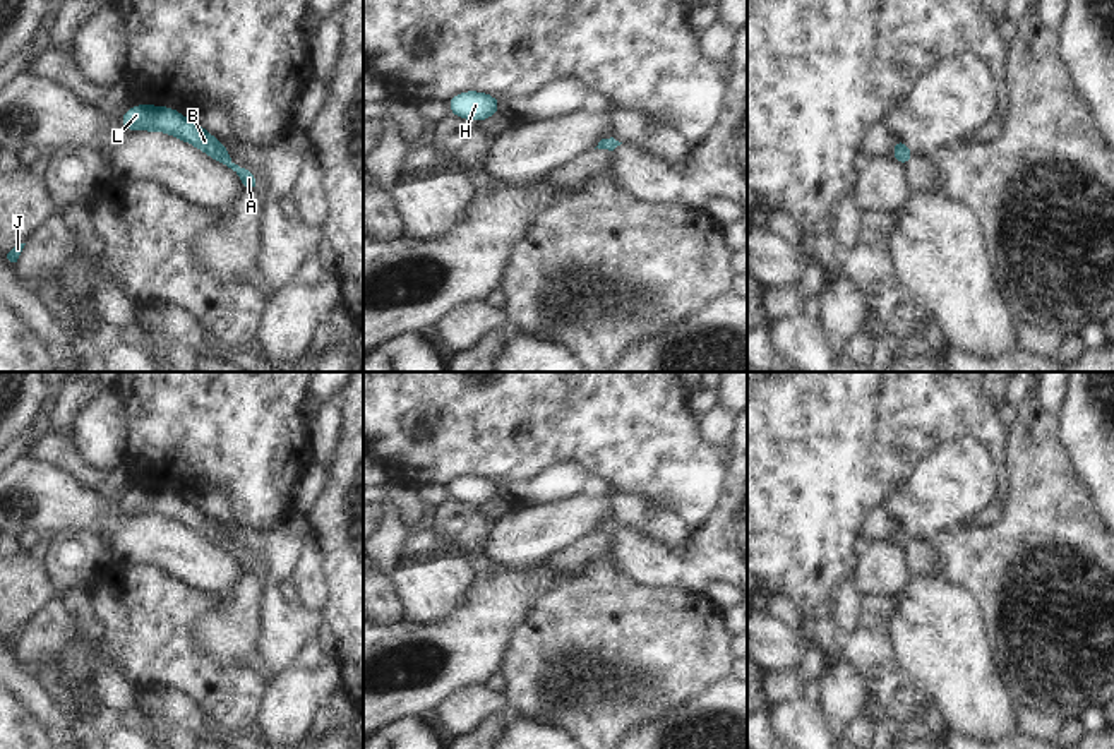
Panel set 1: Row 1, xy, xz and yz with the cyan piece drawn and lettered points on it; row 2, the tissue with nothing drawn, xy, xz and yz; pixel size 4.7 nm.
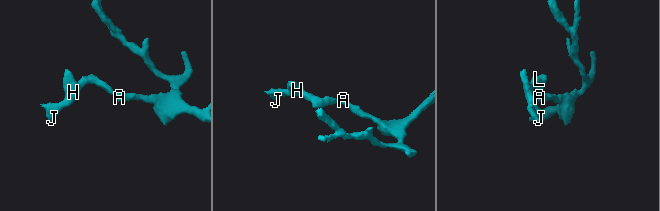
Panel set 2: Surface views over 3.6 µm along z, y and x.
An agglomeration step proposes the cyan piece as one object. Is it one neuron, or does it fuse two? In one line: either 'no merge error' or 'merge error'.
no merge error

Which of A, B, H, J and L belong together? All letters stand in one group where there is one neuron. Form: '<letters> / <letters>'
A B H J L

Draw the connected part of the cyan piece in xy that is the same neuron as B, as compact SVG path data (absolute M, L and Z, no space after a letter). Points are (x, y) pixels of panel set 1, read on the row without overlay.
M139 488L122 499L122 509L127 514L168 516L175 523L182 523L202 536L207 536L214 545L231 552L245 569L245 574L257 574L259 566L252 555L231 545L221 524L206 516L197 506L185 502L175 492Z

